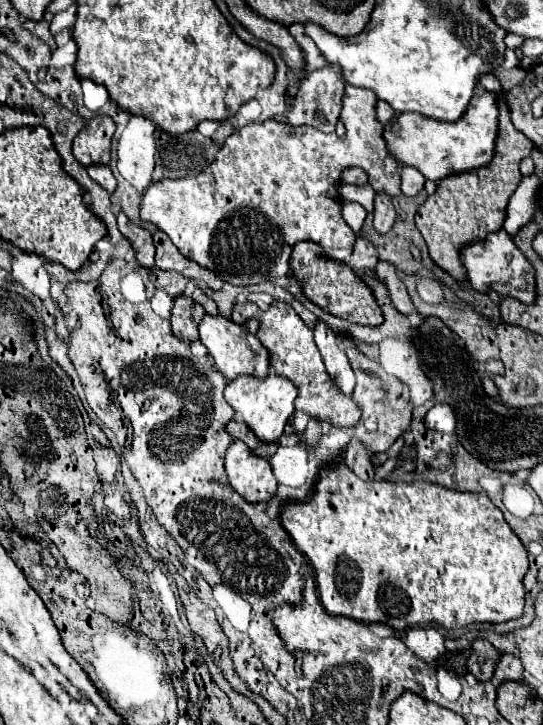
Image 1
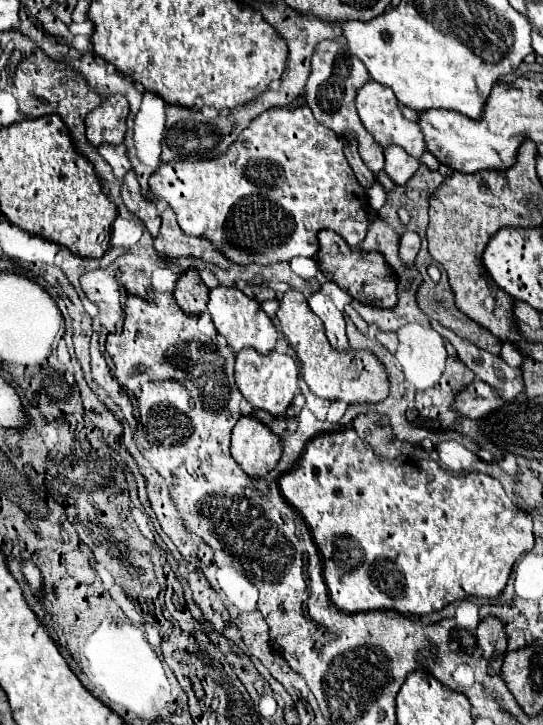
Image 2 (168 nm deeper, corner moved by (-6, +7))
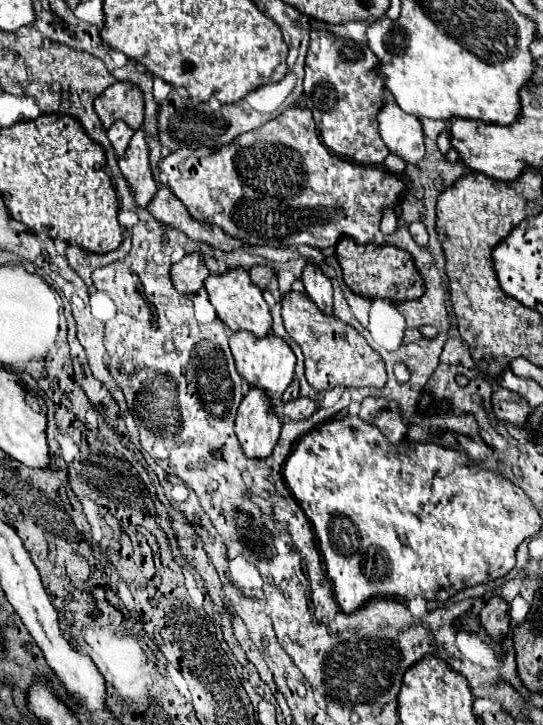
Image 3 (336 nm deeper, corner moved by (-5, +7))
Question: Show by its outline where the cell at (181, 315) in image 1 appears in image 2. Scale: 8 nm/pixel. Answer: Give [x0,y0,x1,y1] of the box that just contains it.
[174,270,208,316]

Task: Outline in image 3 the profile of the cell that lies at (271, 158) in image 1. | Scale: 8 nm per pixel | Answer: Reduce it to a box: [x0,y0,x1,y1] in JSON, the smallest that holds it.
[159,108,407,250]

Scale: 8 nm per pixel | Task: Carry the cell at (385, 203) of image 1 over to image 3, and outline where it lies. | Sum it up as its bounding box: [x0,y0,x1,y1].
[377,100,423,162]

